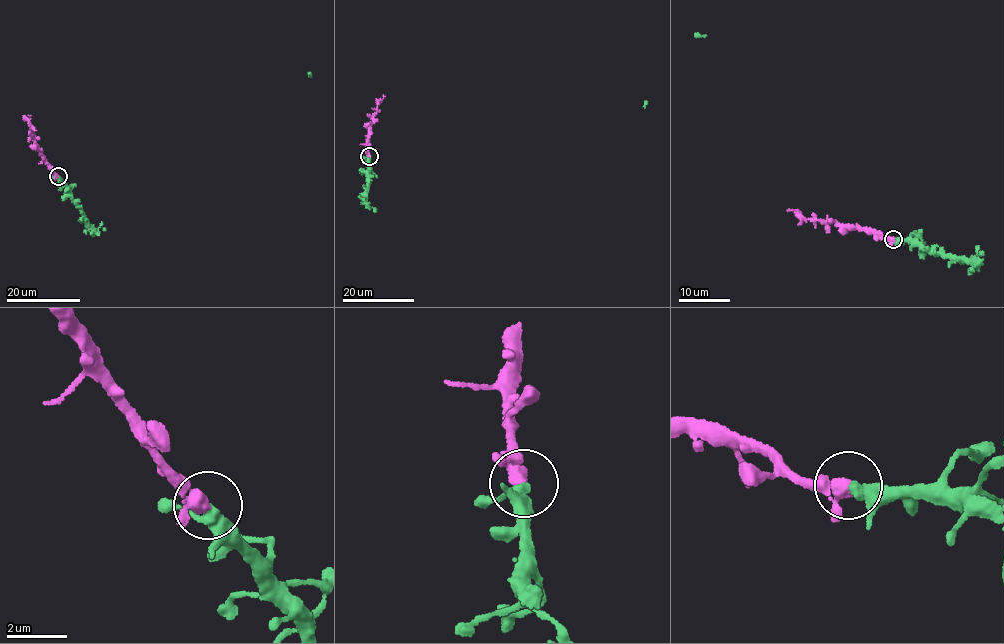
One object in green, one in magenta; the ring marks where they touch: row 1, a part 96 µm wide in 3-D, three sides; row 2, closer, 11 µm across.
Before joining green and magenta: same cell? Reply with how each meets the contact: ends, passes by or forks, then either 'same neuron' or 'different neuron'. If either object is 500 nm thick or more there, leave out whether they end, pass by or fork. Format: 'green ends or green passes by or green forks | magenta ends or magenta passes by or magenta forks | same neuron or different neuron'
green passes by | magenta passes by | same neuron

